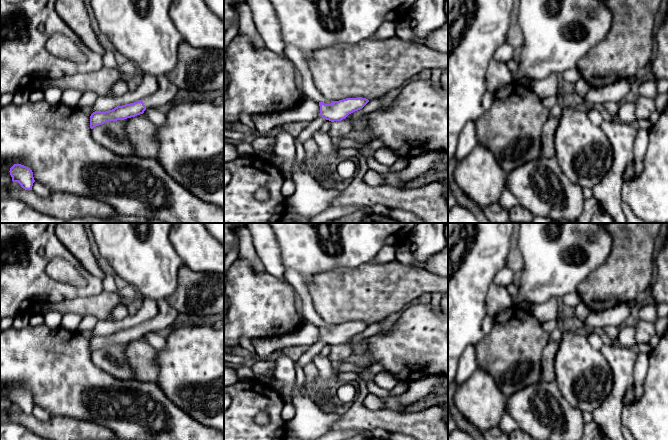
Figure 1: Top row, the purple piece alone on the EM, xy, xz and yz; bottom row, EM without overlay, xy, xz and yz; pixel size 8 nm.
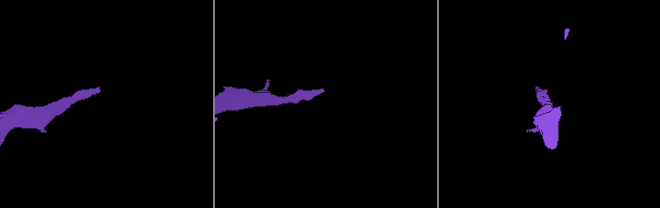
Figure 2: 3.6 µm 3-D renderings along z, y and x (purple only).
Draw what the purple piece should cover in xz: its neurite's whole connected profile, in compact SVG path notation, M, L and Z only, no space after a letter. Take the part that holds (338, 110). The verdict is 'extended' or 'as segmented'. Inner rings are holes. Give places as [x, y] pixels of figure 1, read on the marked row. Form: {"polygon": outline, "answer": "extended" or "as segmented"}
{"polygon": "M362 97L346 98L339 101L333 101L331 104L319 102L319 116L331 122L341 121L349 114L362 109L368 102L368 99Z", "answer": "as segmented"}

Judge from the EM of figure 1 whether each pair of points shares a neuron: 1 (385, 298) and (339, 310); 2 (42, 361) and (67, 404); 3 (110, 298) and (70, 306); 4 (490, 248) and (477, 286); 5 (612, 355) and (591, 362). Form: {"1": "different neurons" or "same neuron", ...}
{"1": "same neuron", "2": "same neuron", "3": "same neuron", "4": "same neuron", "5": "different neurons"}

